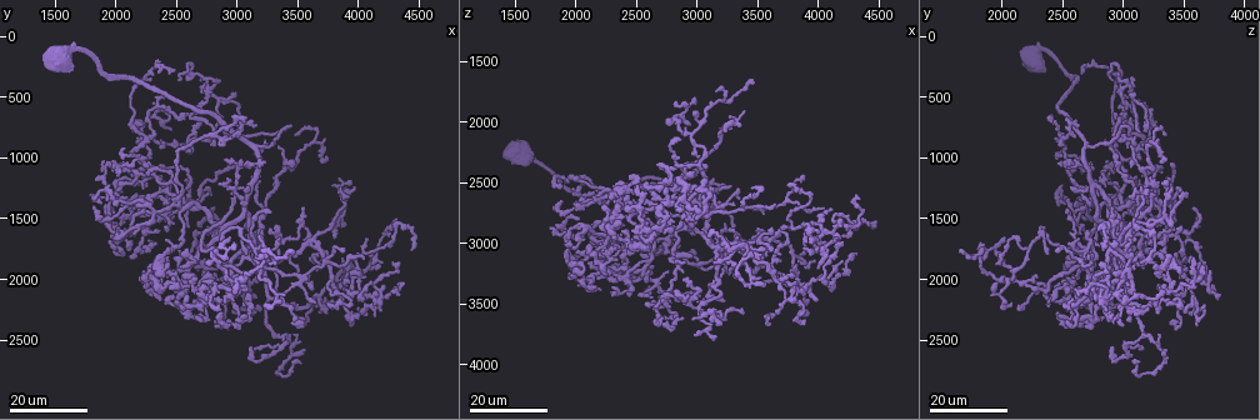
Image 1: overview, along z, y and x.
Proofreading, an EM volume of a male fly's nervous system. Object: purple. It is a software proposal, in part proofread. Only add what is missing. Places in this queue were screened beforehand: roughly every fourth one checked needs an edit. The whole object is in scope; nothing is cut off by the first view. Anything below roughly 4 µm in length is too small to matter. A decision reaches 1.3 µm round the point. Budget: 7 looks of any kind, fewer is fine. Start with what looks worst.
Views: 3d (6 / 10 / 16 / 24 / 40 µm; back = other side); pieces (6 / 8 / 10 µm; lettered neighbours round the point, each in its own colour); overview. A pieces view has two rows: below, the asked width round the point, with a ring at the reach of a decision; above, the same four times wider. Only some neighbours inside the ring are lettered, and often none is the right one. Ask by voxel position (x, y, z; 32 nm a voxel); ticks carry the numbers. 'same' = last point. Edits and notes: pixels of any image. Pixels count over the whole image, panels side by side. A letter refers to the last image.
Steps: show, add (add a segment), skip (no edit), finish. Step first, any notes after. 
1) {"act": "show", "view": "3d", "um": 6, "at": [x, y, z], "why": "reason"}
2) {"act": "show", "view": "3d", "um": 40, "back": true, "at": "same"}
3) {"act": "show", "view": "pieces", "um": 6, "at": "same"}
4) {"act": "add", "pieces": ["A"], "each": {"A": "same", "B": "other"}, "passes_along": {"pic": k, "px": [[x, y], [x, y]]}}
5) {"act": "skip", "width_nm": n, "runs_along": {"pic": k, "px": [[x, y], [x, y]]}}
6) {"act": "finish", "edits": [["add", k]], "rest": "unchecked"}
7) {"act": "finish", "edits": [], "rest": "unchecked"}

{"act": "show", "view": "3d", "um": 16, "at": [2480, 2180, 2540], "why": "free end"}

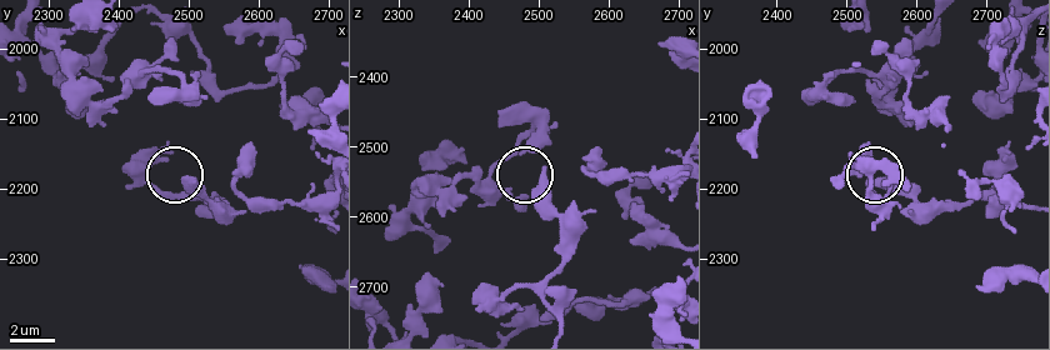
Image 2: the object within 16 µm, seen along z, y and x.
{"act": "show", "view": "pieces", "um": 6, "at": [2505, 2195, 2540]}

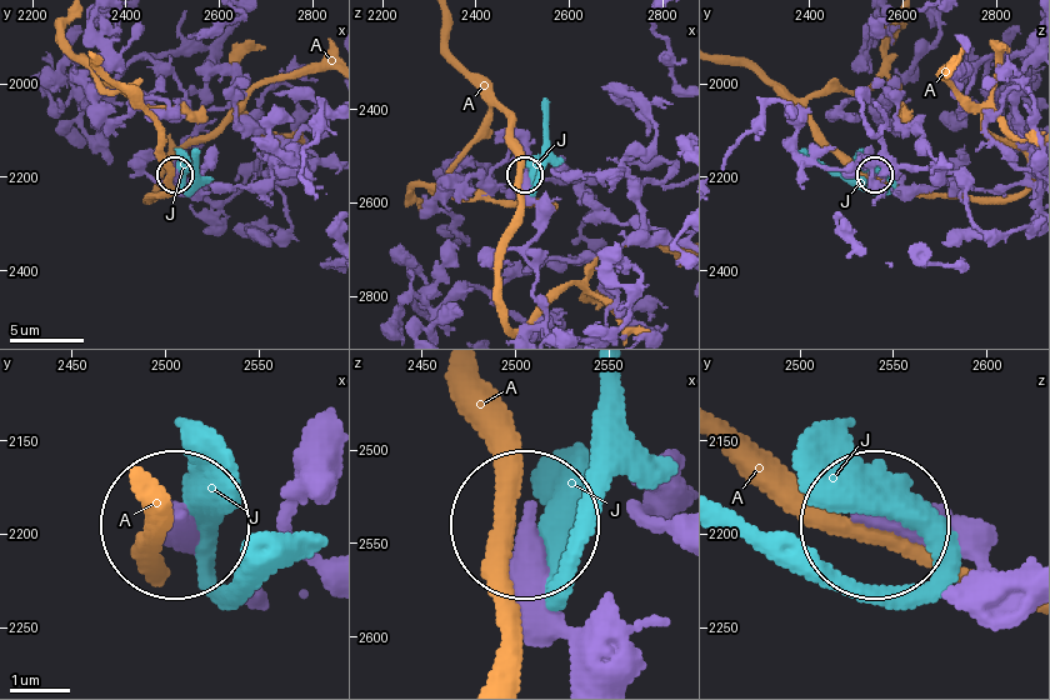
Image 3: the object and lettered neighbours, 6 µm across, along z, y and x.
{"act": "skip", "each": {"A": "other", "J": "other"}, "runs_along": {"pic": 3, "px": [[1020, 575], [875, 530]]}, "found": "no lettered segment goes on from it"}

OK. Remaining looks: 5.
{"act": "show", "view": "3d", "um": 16, "at": [4000, 2240, 3220], "why": "branch stops here"}

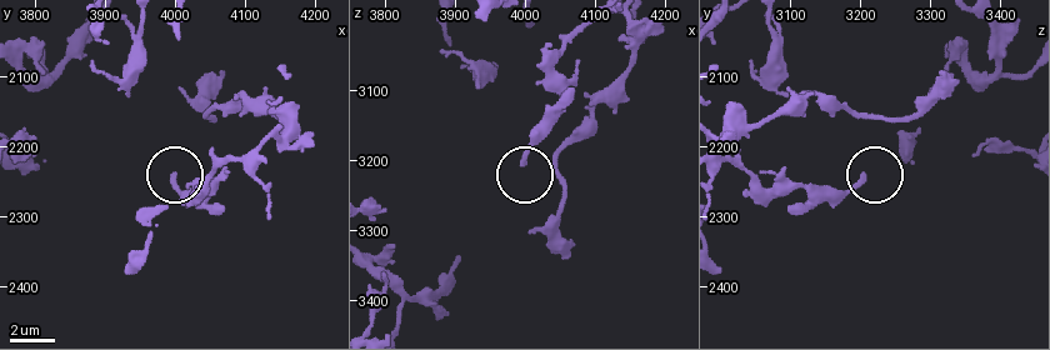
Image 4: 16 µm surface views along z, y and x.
{"act": "show", "view": "pieces", "um": 8, "at": [4000, 2240, 3205]}

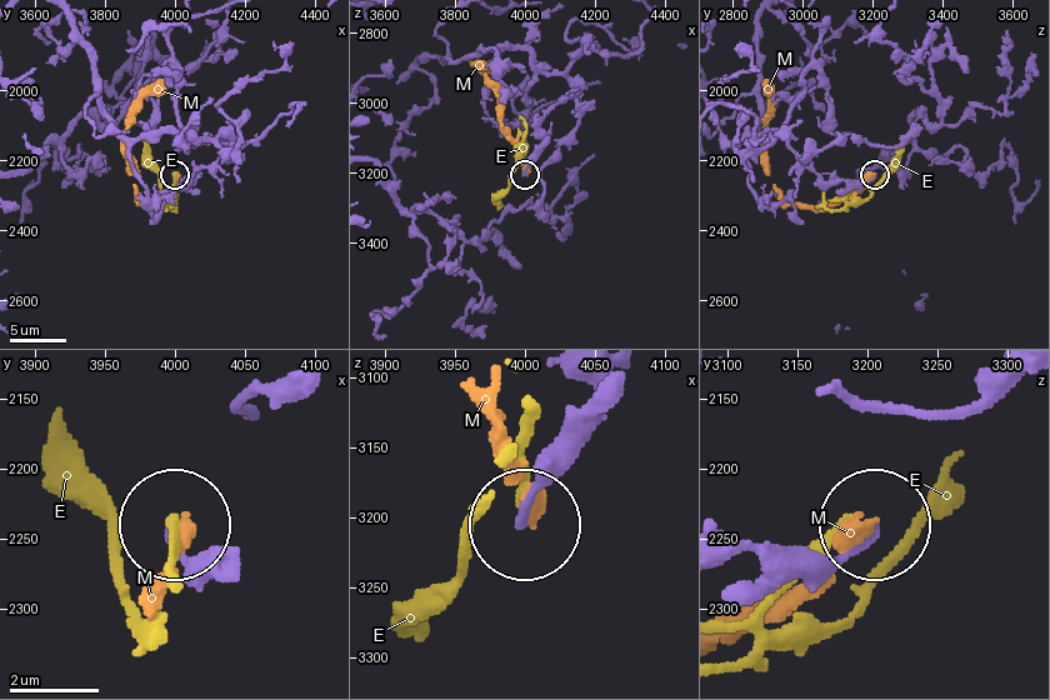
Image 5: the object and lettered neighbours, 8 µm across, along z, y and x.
{"act": "skip", "each": {"E": "other", "M": "other"}, "runs_along": {"pic": 5, "px": [[725, 551], [780, 544], [825, 555], [866, 525]]}, "found": "none of them fits"}

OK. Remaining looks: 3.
{"act": "show", "view": "3d", "um": 16, "at": [2320, 540, 3180], "why": "long arm stops here"}

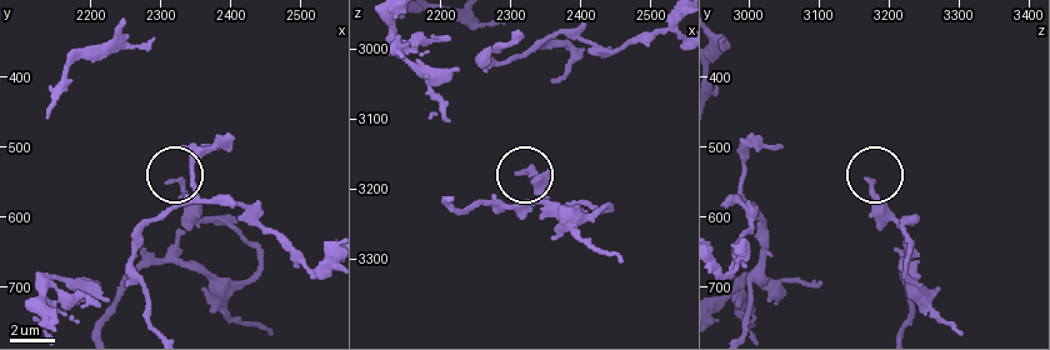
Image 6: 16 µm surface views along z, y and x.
{"act": "show", "view": "pieces", "um": 8, "at": [2310, 550, 3175]}

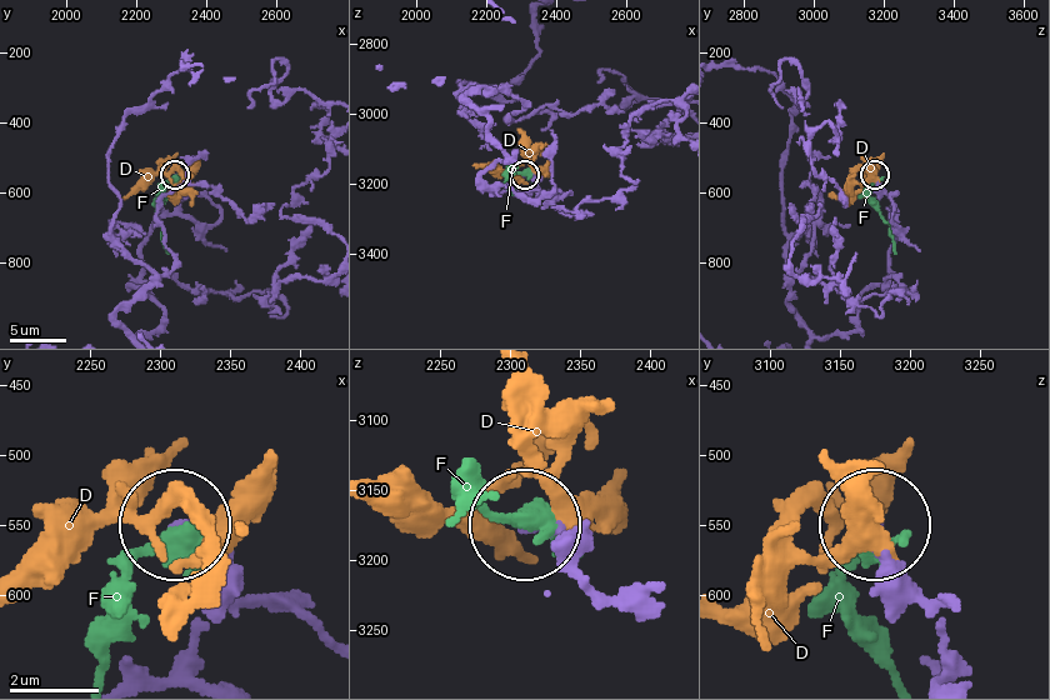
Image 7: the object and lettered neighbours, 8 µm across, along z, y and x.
{"act": "skip", "each": {"D": "other", "F": "other"}, "found": "no lettered segment goes on from it"}

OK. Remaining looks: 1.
{"act": "finish", "edits": [], "rest": "unchecked"}

